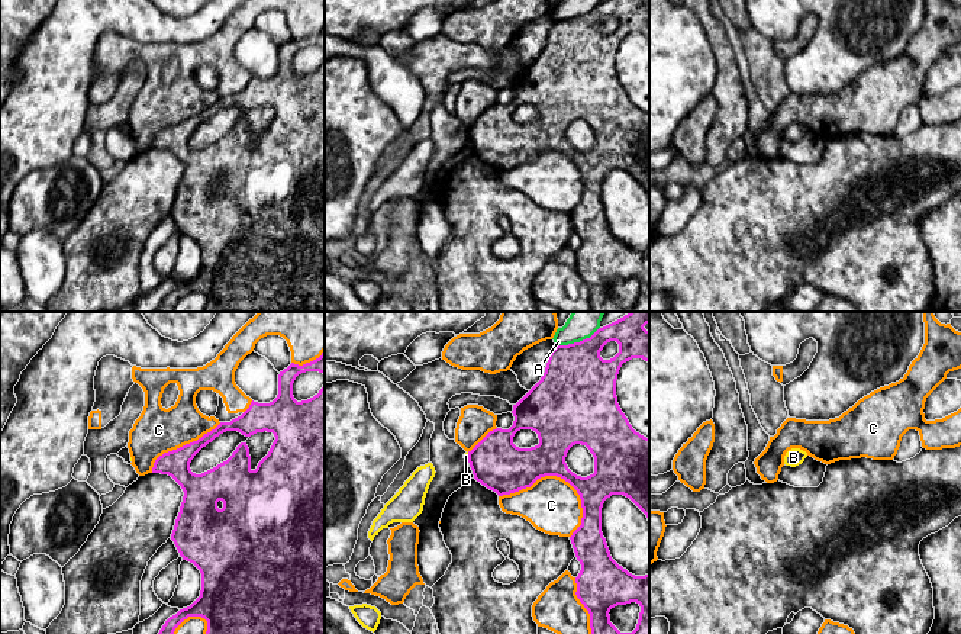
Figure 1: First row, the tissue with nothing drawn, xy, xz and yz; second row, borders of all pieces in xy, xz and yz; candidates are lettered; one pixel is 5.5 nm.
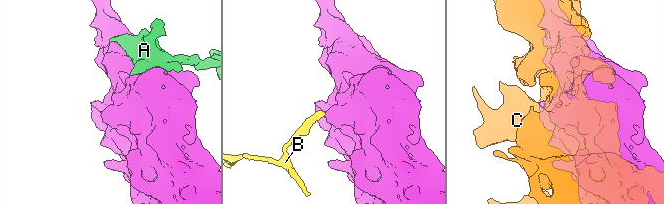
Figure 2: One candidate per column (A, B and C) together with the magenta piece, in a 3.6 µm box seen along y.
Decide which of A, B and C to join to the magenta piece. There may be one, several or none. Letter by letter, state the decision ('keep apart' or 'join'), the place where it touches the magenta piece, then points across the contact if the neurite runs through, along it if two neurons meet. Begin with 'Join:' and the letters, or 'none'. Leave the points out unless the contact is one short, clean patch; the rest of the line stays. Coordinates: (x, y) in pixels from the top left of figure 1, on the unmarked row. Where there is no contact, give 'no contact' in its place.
Join: none
A: keep apart | xz (577, 18)
B: keep apart | xz (468, 131) | along xz (467, 126), (468, 134)
C: keep apart | xz (554, 150)

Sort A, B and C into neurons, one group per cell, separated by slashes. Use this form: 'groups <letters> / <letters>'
groups A C / B

